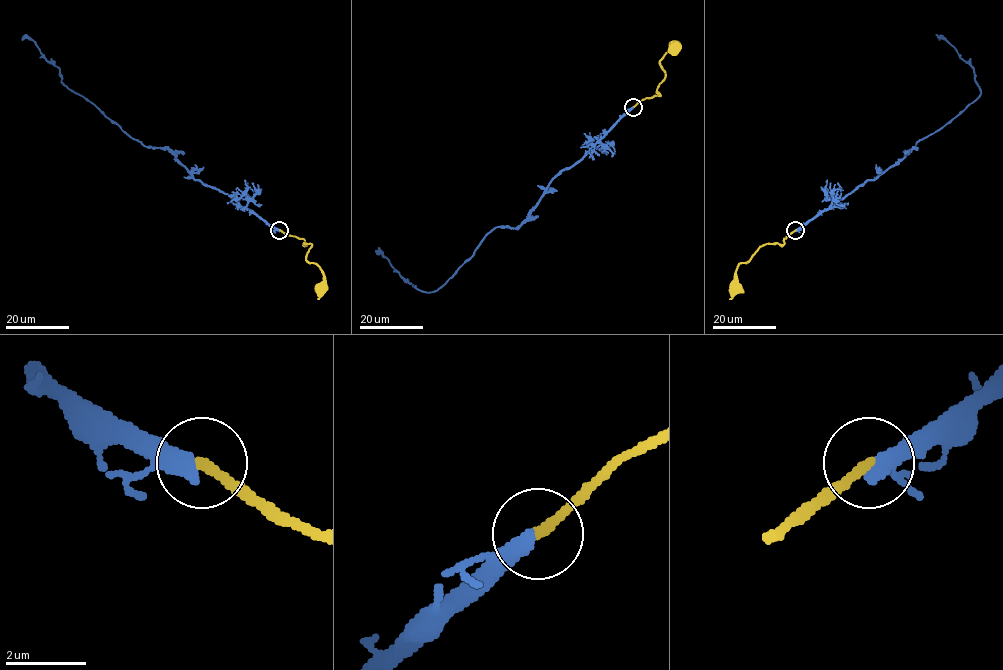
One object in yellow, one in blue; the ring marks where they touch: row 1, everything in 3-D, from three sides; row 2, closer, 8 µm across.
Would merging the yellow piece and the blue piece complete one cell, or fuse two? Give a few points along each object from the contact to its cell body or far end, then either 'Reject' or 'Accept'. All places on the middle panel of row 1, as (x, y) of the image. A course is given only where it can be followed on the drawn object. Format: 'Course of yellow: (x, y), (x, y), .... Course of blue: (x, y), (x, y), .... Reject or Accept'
Course of yellow: (633, 107), (642, 100), (659, 95), (656, 88), (665, 74), (659, 61), (676, 46), (672, 43), (675, 46). Course of blue: (632, 107), (553, 179), (526, 219), (515, 228), (495, 227), (433, 291), (408, 283), (378, 248). Reject

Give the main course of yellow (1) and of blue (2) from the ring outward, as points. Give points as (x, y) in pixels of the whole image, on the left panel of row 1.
1: (280, 229), (312, 245), (306, 260), (320, 268), (323, 274), (323, 283), (319, 287), (321, 288)
2: (279, 229), (227, 194), (196, 180), (167, 149), (144, 146), (130, 137), (63, 83), (59, 69), (24, 35)

